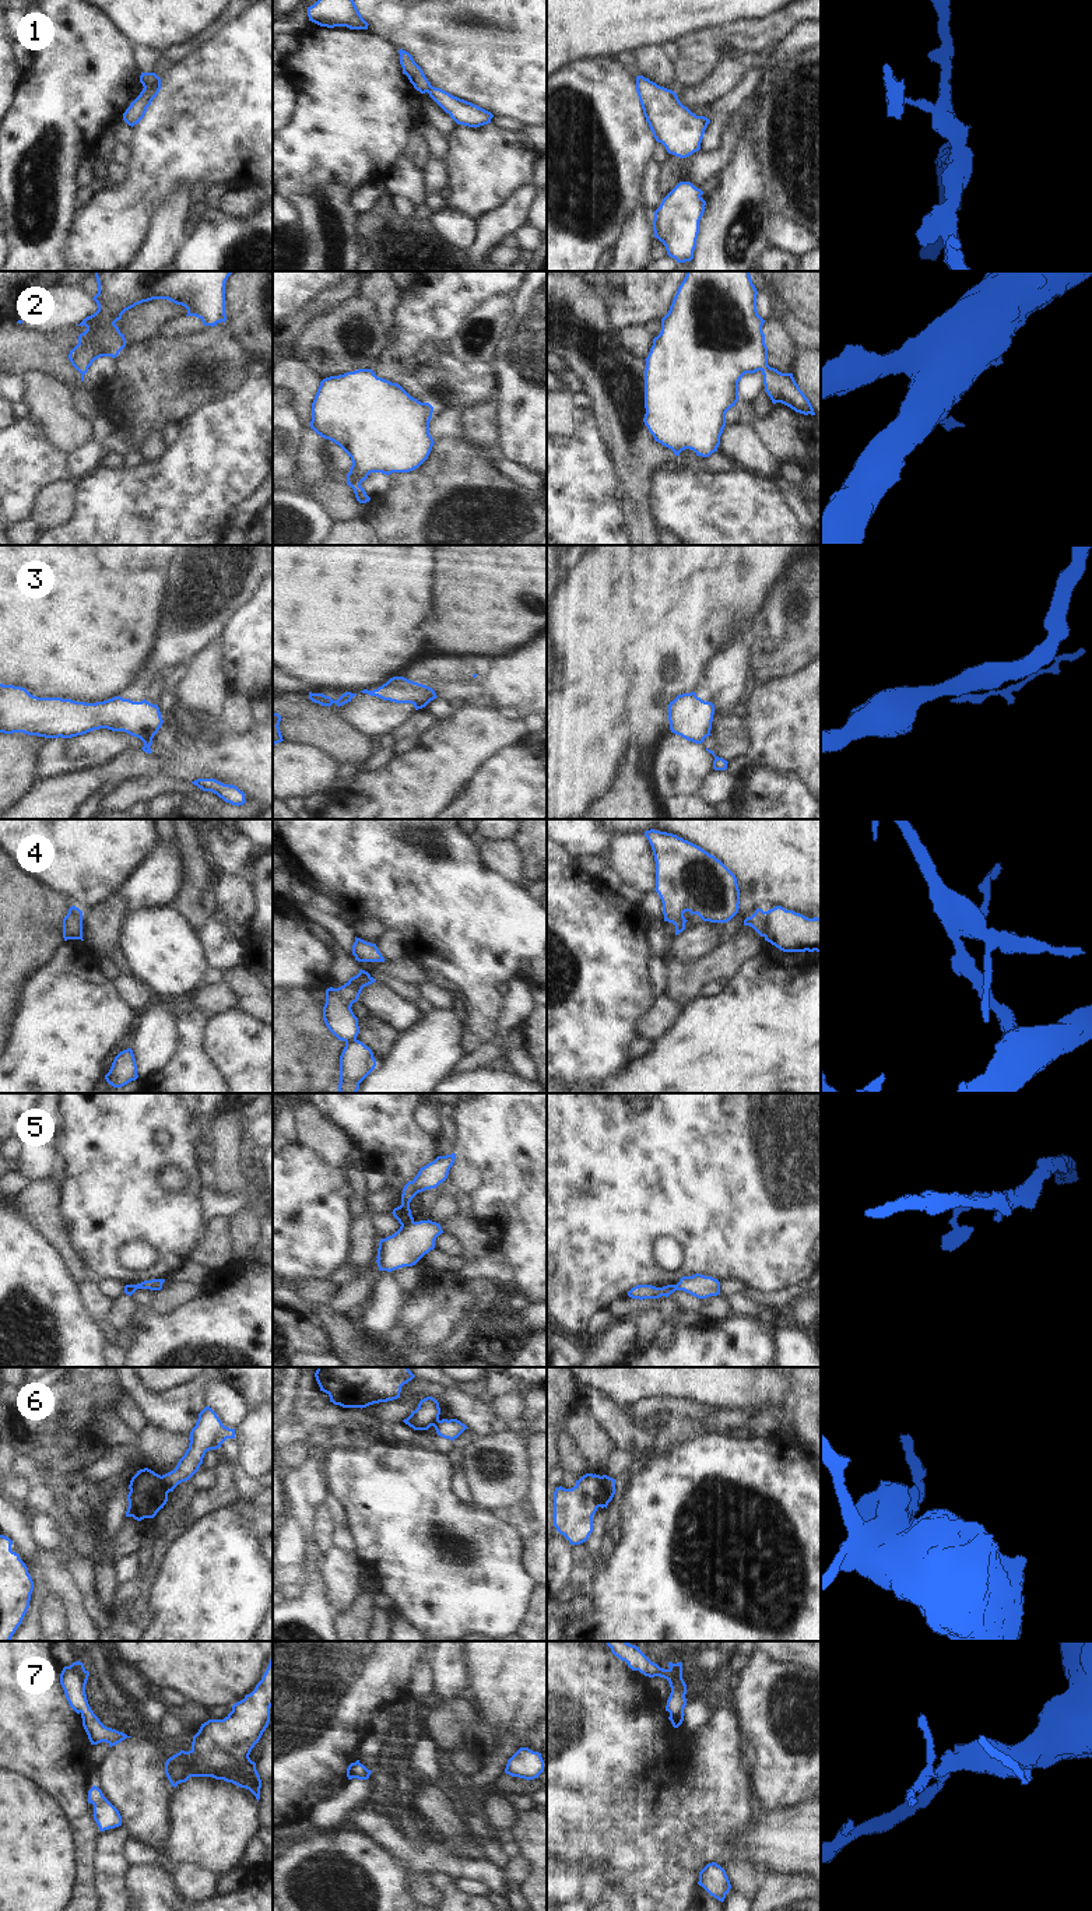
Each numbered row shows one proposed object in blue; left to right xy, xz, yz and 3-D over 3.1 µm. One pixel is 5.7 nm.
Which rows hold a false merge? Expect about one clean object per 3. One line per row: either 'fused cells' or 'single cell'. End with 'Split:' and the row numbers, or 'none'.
1: fused cells
2: single cell
3: fused cells
4: fused cells
5: fused cells
6: fused cells
7: single cell
Split: 1, 3, 4, 5, 6

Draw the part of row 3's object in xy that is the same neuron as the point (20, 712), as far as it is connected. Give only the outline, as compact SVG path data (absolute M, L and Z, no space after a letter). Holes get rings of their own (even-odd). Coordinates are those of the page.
M0 684L0 733L24 733L45 738L71 738L94 730L124 731L152 741L164 720L158 705L115 696L85 703L62 698L38 698L25 688Z

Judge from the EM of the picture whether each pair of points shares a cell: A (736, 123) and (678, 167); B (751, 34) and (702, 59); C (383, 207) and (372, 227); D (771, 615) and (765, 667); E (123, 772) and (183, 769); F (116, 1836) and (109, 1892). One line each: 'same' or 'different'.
A: same
B: same
C: same
D: same
E: same
F: same

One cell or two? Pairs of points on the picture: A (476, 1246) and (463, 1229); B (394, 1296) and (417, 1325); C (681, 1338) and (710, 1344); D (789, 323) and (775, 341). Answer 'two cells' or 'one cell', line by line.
A: one cell
B: two cells
C: one cell
D: two cells

